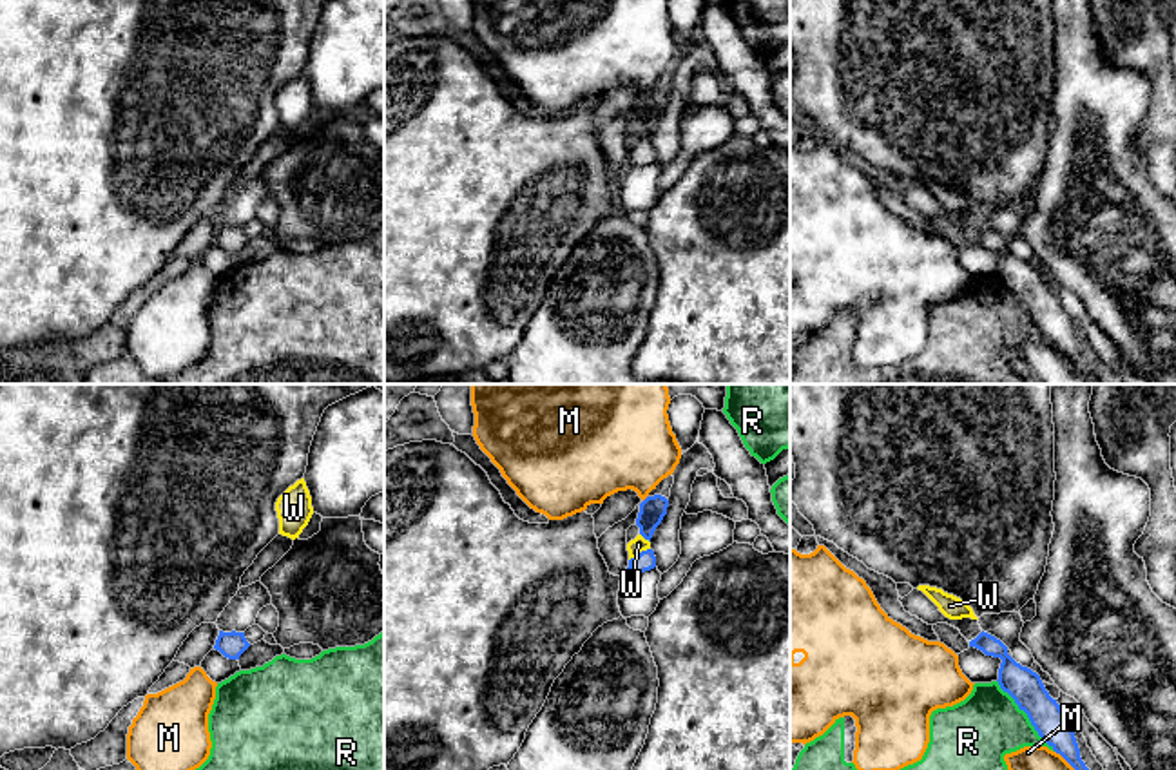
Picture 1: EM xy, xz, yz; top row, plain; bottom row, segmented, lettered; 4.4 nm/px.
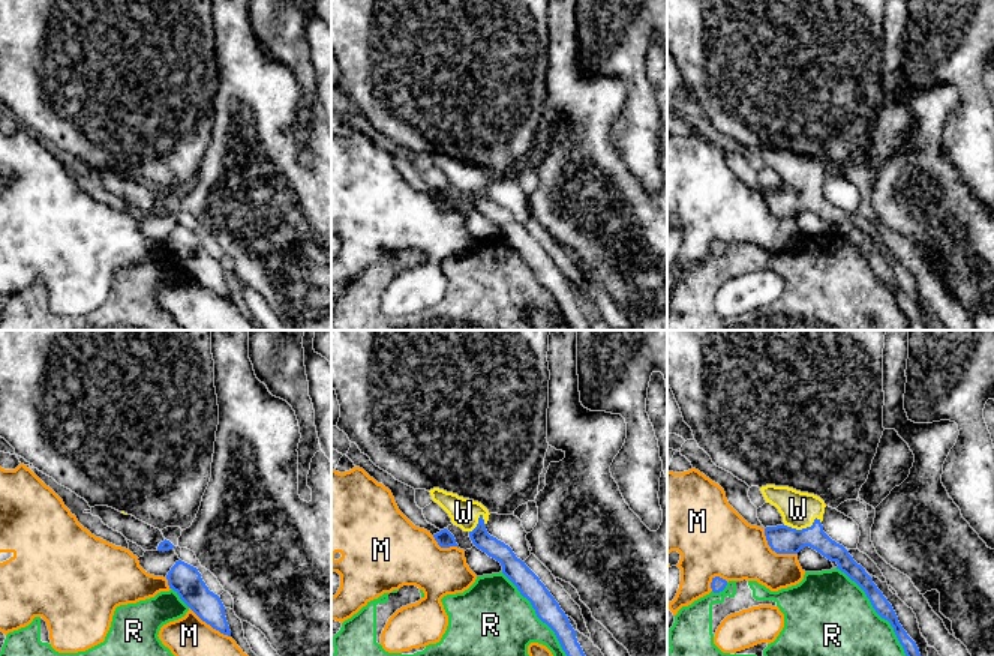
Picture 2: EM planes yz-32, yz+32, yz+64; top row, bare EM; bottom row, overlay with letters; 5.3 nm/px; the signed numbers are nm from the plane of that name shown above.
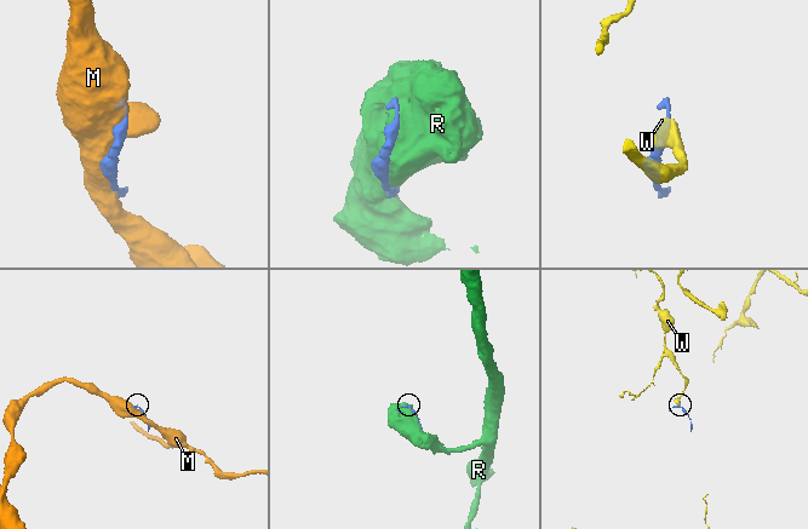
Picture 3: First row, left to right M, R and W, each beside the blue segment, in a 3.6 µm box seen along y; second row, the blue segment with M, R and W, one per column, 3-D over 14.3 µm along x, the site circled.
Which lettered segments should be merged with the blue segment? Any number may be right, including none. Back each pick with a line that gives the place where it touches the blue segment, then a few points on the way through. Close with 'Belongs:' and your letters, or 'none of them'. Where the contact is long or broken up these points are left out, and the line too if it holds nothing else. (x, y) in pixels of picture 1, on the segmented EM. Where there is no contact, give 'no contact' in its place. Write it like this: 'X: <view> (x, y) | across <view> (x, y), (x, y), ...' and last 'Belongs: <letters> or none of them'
W: xz (640, 553) | across xz (645, 560), (640, 553), (638, 544)
Belongs: W

